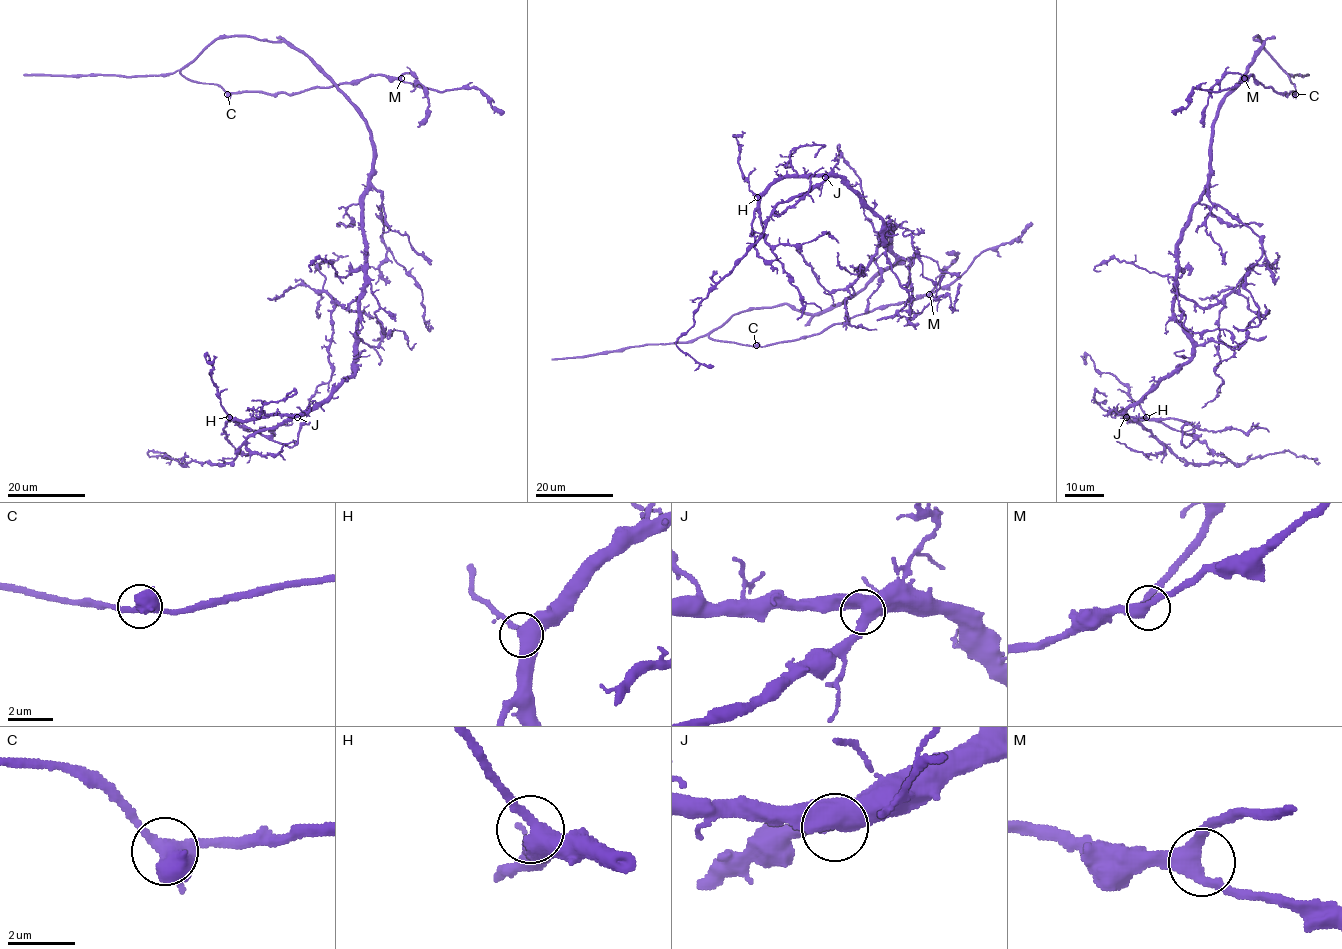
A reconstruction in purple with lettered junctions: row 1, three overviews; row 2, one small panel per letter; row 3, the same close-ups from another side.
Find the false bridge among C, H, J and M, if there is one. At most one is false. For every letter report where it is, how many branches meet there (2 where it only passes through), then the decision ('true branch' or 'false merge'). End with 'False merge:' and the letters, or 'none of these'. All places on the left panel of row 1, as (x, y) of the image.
C: place (227, 94); branches 3; true branch
H: place (229, 417); branches 3; true branch
J: place (297, 417); branches 3; true branch
M: place (401, 78); branches 3; true branch
False merge: none of these

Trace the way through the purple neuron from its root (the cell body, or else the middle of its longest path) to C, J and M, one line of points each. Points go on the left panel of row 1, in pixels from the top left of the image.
C: (368, 131), (360, 110), (303, 53), (284, 42), (220, 37), (181, 70), (186, 77), (217, 84), (227, 94)
J: (368, 131), (373, 168), (363, 199), (364, 294), (359, 299), (355, 372), (318, 405), (297, 417)
M: (368, 131), (360, 110), (284, 42), (220, 37), (181, 70), (229, 93), (297, 94), (377, 75), (401, 78)

